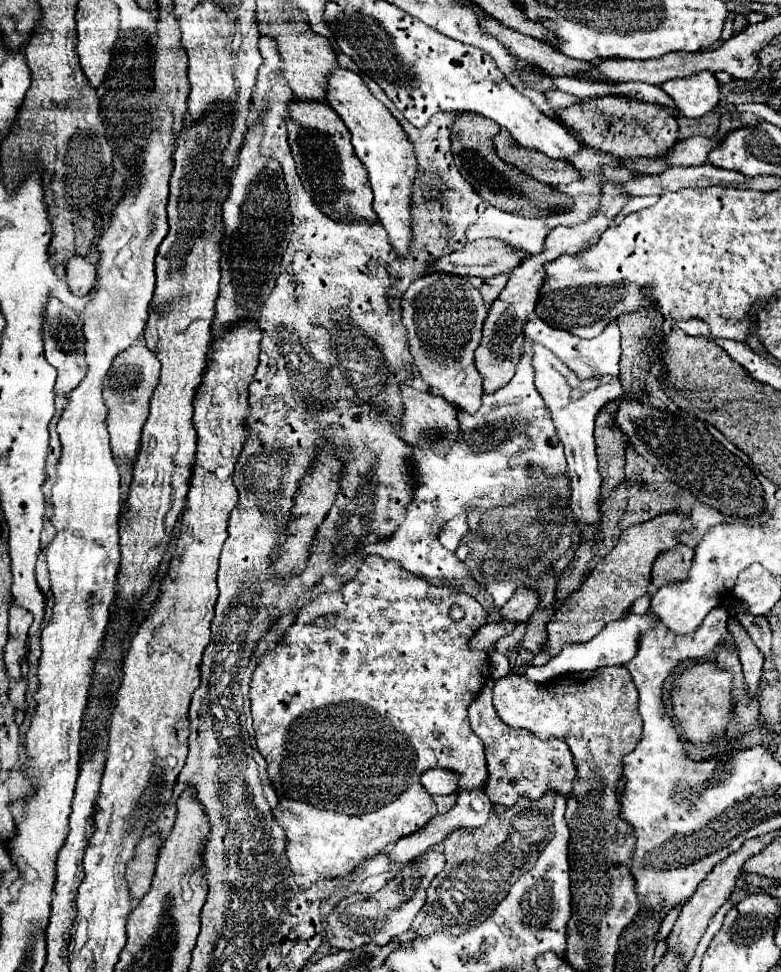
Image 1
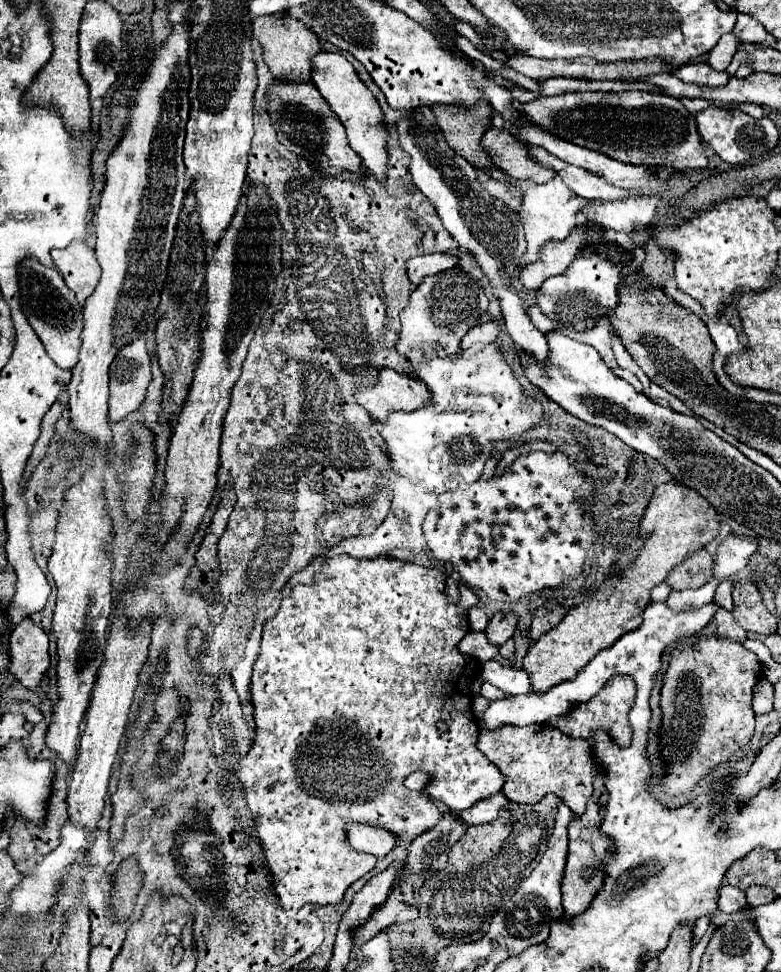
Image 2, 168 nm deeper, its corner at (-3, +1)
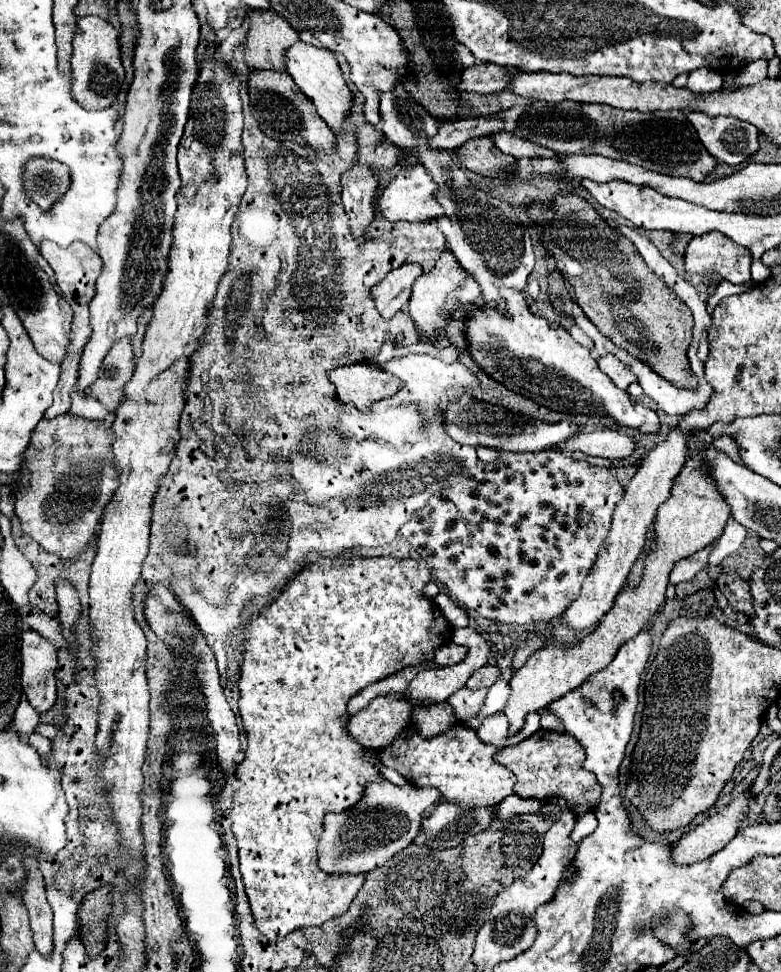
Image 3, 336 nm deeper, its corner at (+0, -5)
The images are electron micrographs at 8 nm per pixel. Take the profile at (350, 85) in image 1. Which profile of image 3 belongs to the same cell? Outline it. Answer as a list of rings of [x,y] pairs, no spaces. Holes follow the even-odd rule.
[[[298,41],[290,47],[290,51],[286,51],[286,71],[296,81],[300,91],[316,105],[316,111],[326,121],[326,125],[336,131],[342,131],[346,119],[350,117],[350,107],[354,105],[354,99],[352,91],[344,81],[336,55],[324,47],[314,47],[304,41]]]

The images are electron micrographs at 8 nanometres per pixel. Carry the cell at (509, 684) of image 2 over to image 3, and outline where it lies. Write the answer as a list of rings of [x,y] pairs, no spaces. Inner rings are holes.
[[[498,677],[498,679],[496,679],[496,683],[488,689],[488,697],[486,697],[486,701],[484,701],[484,705],[482,705],[480,713],[478,713],[478,715],[474,715],[474,719],[464,721],[464,725],[472,727],[472,729],[478,729],[478,725],[480,725],[482,717],[492,715],[492,713],[496,713],[496,711],[502,711],[502,707],[506,705],[506,701],[508,701],[510,693],[512,693],[510,683],[508,683],[504,677]]]

